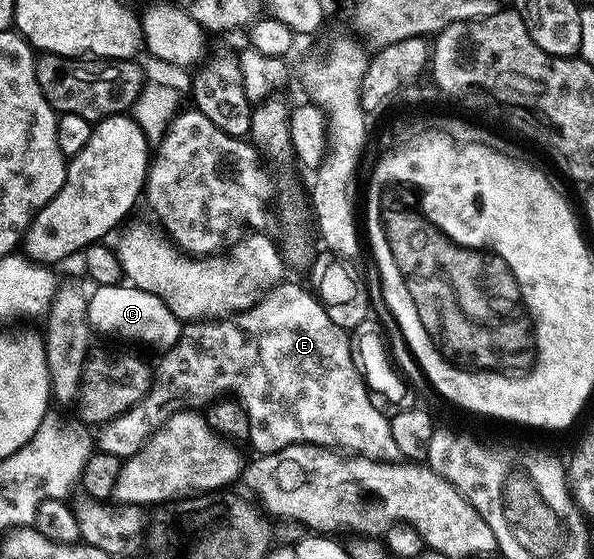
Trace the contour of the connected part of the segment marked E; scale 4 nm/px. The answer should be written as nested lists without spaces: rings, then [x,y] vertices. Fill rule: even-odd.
[[[281,282],[276,288],[272,288],[271,291],[250,310],[237,312],[236,315],[231,318],[185,323],[182,328],[182,334],[178,338],[178,342],[175,346],[169,348],[167,352],[159,357],[160,365],[158,363],[155,365],[151,390],[130,410],[118,414],[118,418],[114,418],[106,424],[99,425],[99,451],[105,452],[106,454],[114,454],[119,460],[125,461],[129,456],[138,454],[138,450],[142,450],[142,446],[145,442],[147,442],[175,412],[204,410],[215,404],[217,400],[231,394],[236,403],[243,408],[244,414],[248,419],[248,435],[250,437],[250,445],[252,444],[254,450],[253,453],[263,454],[265,452],[277,452],[291,444],[313,444],[319,448],[339,450],[344,454],[365,456],[368,460],[385,460],[387,464],[397,463],[397,461],[401,459],[401,455],[397,444],[394,442],[394,434],[390,434],[390,426],[388,425],[389,417],[385,415],[385,413],[380,412],[378,406],[374,406],[374,402],[370,402],[368,388],[364,385],[364,379],[360,377],[359,370],[354,366],[352,342],[349,333],[345,331],[345,329],[334,326],[334,322],[330,322],[330,318],[326,314],[324,307],[320,305],[319,300],[316,299],[315,295],[313,295],[305,285],[304,289],[300,284],[288,283],[289,282]]]

